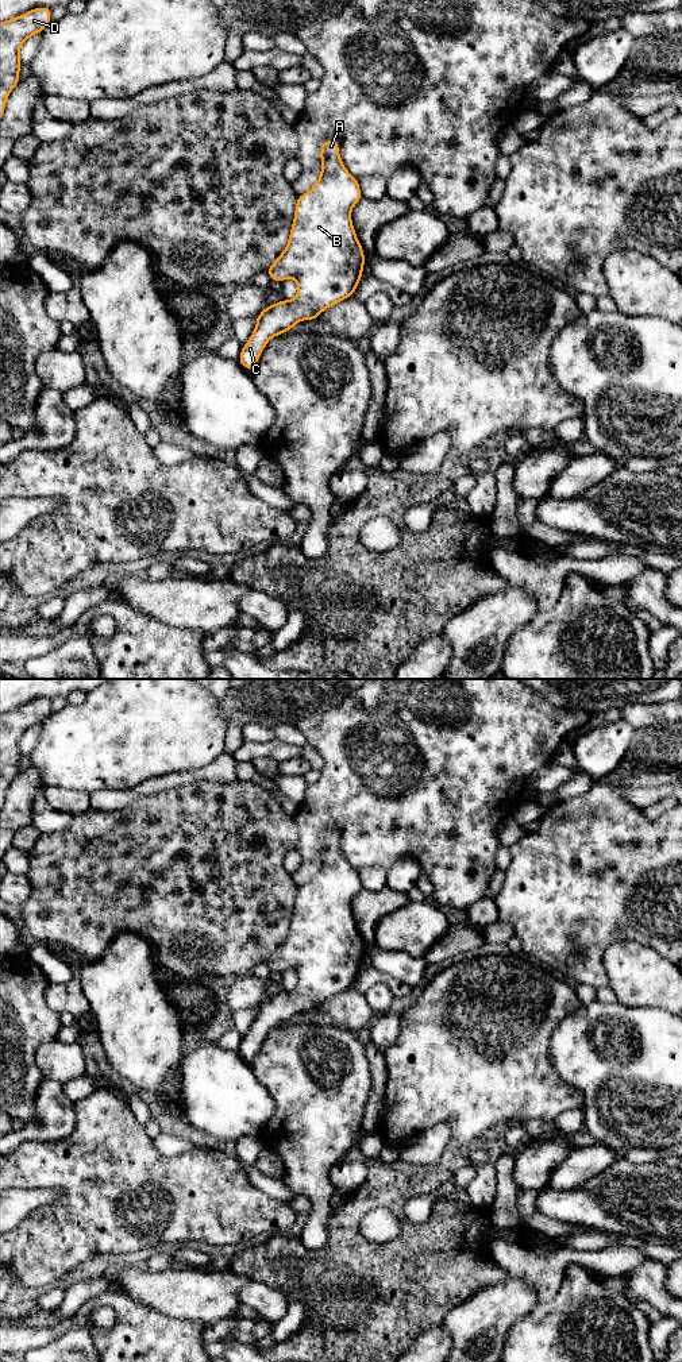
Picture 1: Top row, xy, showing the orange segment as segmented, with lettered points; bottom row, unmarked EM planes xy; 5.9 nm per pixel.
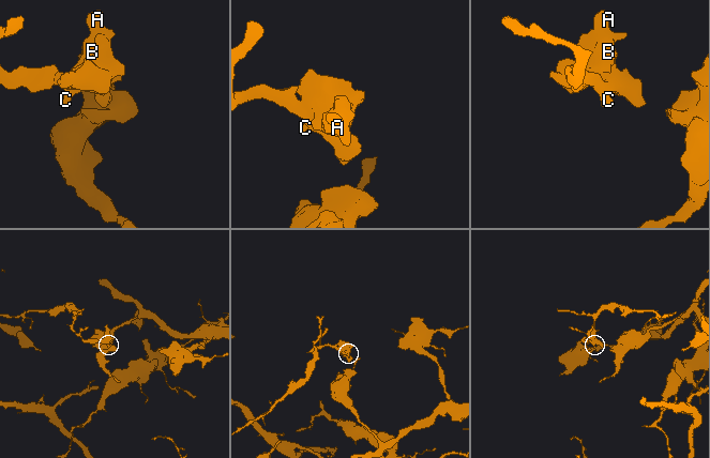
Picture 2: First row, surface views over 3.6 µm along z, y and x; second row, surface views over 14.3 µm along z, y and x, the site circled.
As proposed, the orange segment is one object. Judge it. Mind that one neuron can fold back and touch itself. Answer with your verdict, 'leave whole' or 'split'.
leave whole

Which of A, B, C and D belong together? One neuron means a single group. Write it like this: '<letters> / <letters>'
A B C D

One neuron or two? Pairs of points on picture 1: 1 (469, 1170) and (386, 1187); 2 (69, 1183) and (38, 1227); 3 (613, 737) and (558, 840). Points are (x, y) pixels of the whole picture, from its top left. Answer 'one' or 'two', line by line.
1: two
2: one
3: two

